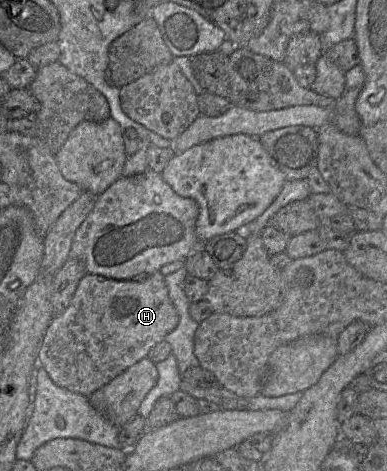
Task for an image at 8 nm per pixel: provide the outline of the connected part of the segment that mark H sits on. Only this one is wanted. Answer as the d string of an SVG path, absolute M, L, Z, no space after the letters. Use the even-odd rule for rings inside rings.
M159 271L141 274L131 279L112 279L87 273L78 283L69 306L52 319L39 350L39 365L43 366L52 381L65 389L89 397L117 375L148 356L150 350L179 323L164 275Z

